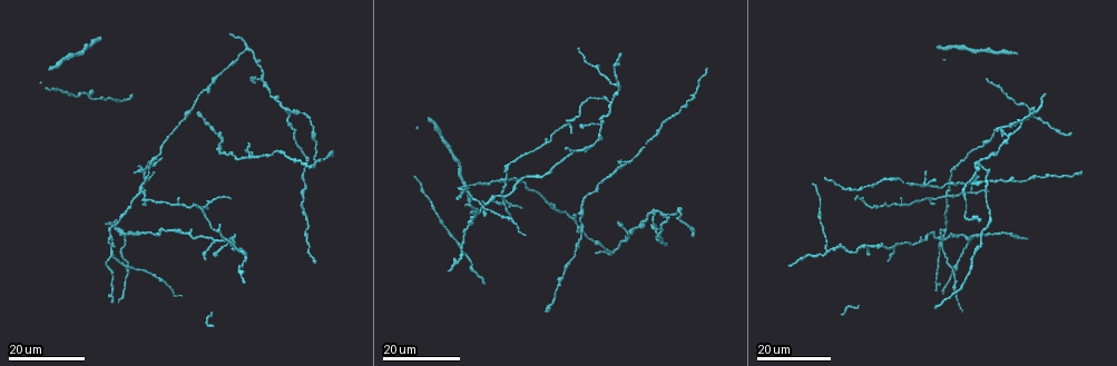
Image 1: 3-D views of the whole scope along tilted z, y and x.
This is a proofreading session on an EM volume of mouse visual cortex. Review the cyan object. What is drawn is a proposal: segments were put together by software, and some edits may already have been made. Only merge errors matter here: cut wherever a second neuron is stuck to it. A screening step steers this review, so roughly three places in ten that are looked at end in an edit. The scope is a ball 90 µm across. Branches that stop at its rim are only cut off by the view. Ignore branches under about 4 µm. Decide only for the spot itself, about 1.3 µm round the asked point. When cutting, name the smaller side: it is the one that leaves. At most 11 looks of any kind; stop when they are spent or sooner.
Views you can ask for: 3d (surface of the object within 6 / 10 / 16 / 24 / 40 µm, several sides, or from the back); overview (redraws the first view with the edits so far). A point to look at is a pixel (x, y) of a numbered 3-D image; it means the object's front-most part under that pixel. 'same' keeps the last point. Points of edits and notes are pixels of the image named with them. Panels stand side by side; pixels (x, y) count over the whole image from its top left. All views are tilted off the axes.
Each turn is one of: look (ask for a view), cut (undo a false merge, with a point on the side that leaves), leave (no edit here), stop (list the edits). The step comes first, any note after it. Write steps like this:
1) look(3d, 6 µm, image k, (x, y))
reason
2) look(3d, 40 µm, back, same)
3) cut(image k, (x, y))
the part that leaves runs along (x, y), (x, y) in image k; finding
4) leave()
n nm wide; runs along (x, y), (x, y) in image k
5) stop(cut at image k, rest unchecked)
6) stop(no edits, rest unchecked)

look(3d, 16 µm, image 1, (869, 245))
two arms in line, one across

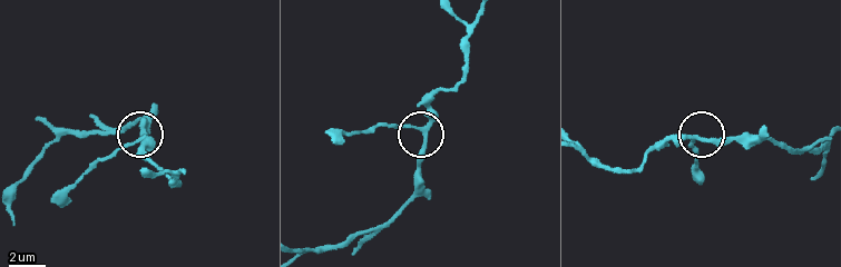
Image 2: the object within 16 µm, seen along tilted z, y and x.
look(3d, 10 µm, image 2, (697, 138))

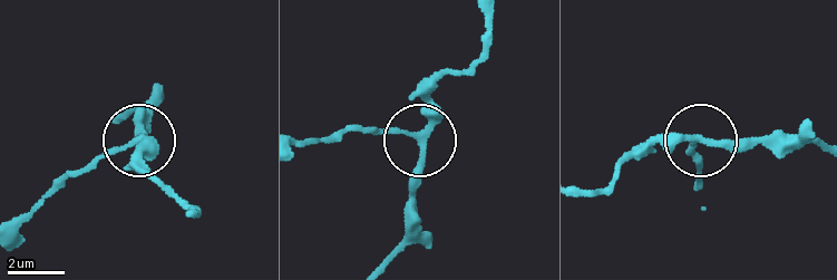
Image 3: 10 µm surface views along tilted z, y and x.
leave()
220 nm wide; one neuron here

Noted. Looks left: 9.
look(3d, 16 µm, image 1, (243, 257))
three-way junction

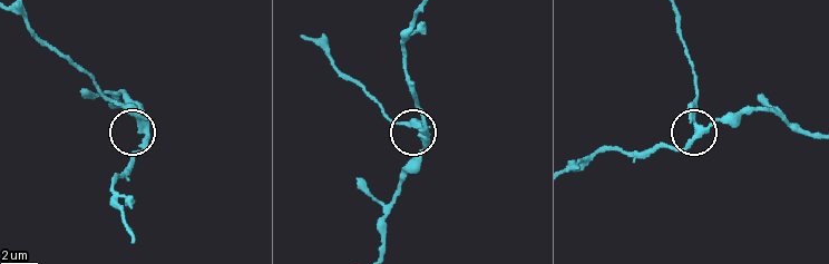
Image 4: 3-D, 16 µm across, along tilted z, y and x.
look(3d, 10 µm, image 4, (142, 126))
closer look

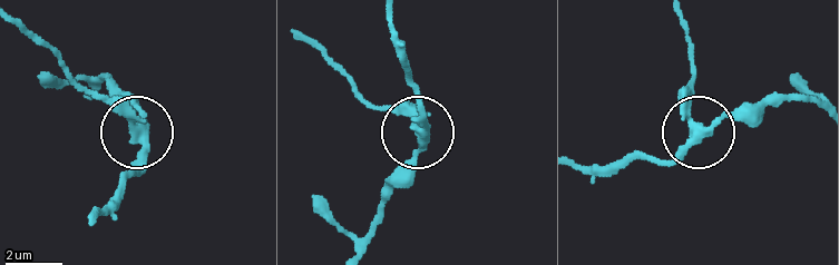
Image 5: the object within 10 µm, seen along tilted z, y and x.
cut(image 5, (406, 106))
side arm 13 µm; the part that leaves runs along (412, 126), (401, 113), (366, 101), (302, 42) in image 5; a second neuron is stuck on

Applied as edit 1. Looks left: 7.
look(overview)

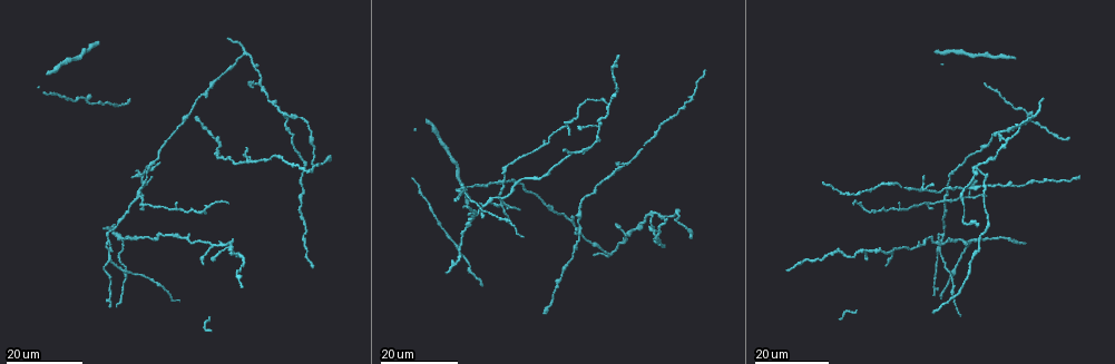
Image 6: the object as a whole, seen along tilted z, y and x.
look(3d, 16 µm, image 6, (960, 220))
abrupt turn

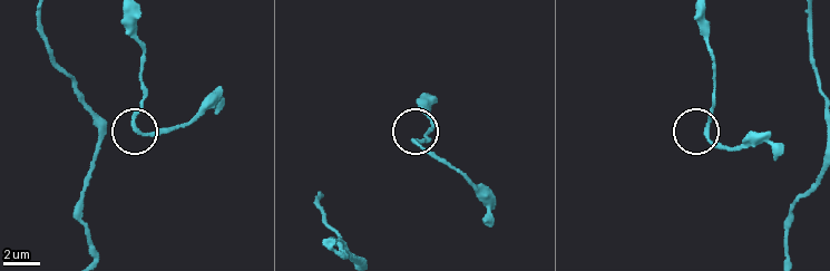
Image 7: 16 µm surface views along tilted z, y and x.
look(3d, 6 µm, image 7, (134, 126))
closer look

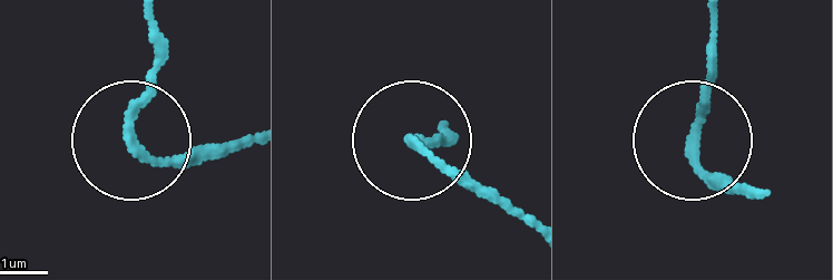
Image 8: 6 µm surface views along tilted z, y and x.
leave()
one neuron here

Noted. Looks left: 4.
look(3d, 24 µm, image 6, (211, 246))

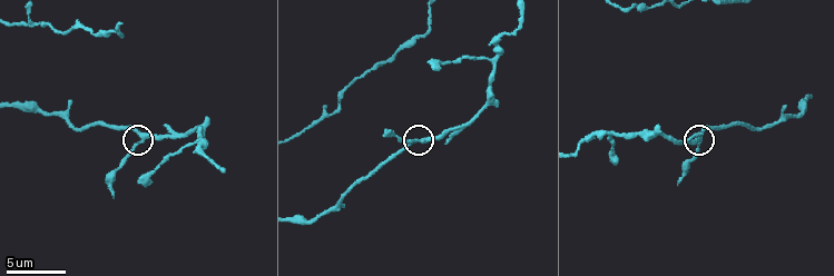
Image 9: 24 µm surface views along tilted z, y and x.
look(3d, 6 µm, image 9, (701, 142))

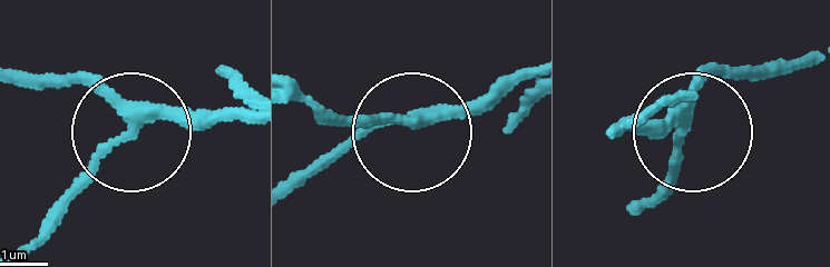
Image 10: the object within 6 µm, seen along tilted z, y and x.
leave()
runs along (801, 65), (704, 85), (674, 189) in image 10; one neuron here

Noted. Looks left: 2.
look(3d, 24 µm, image 6, (465, 186))
two arms in line, one across

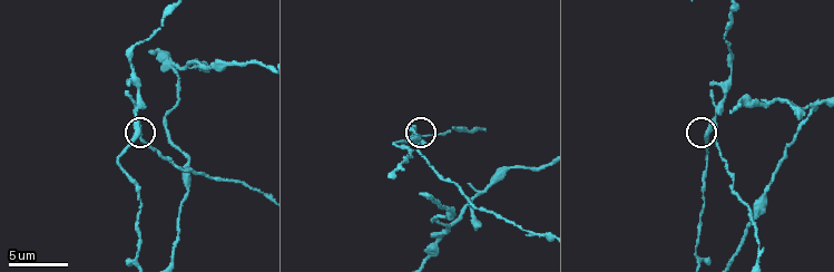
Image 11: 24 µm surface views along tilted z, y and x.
look(3d, 6 µm, image 11, (137, 127))

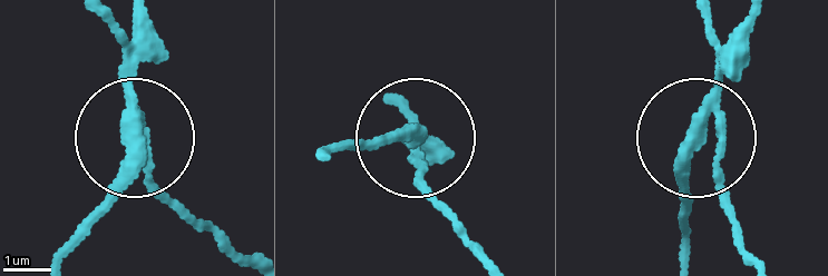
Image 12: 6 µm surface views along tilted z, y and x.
cut(image 12, (104, 20))
280 nm wide; the part that leaves runs along (122, 87), (151, 184), (250, 256) in image 12; a second neuron is stuck on

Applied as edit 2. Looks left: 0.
stop(cut at image 5, cut at image 12, rest unchecked)

